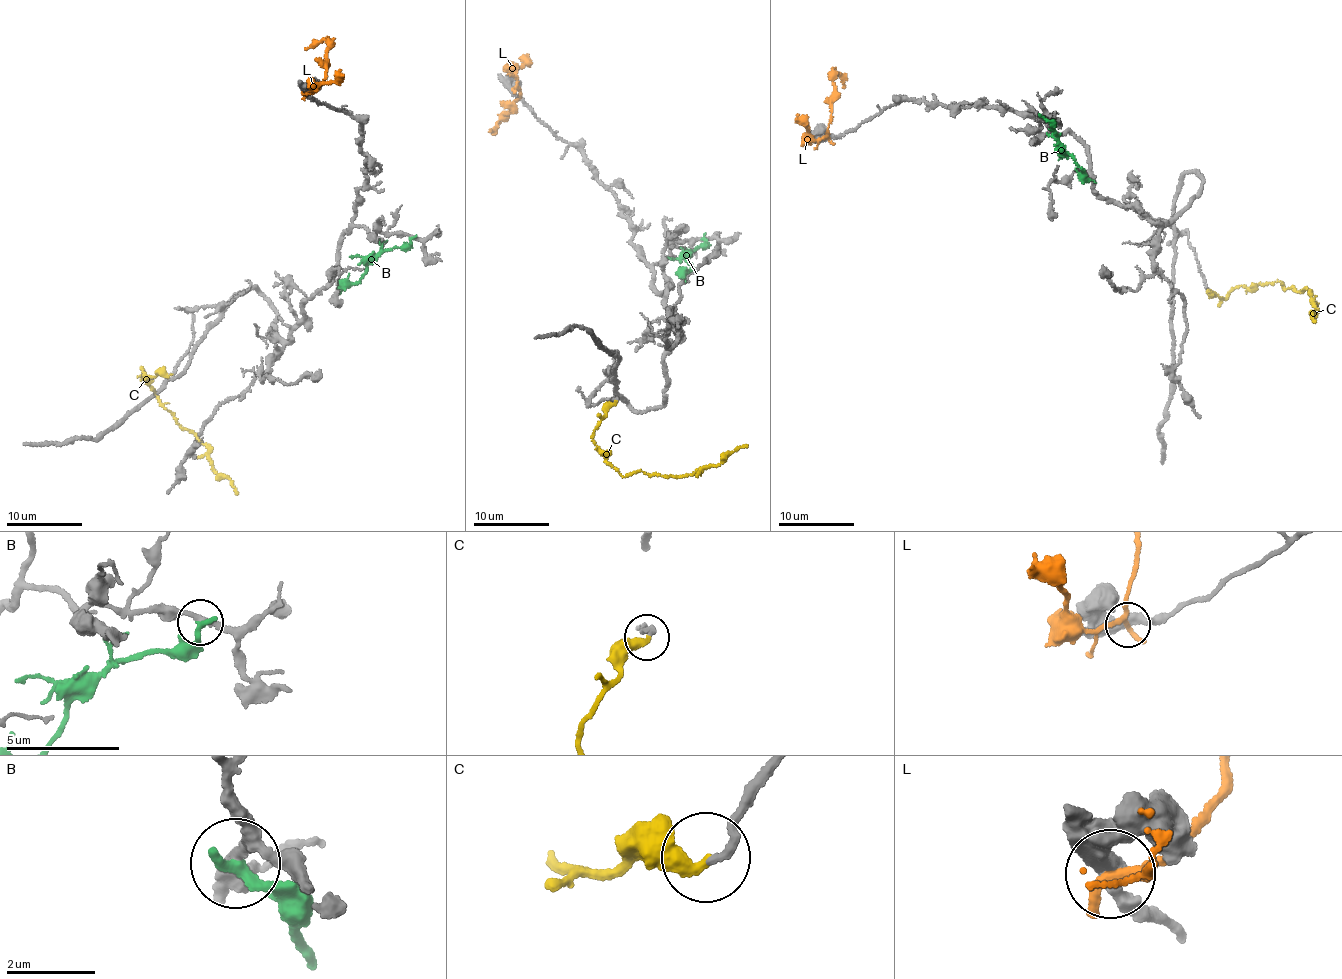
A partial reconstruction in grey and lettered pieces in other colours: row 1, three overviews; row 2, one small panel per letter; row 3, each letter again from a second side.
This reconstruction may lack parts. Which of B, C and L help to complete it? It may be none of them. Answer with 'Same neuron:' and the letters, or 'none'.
Same neuron: C

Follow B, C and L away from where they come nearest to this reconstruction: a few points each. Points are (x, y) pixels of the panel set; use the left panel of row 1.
B: (412, 237), (407, 245), (387, 249), (367, 266), (359, 281), (339, 294)
C: (170, 374), (152, 377), (141, 369), (177, 424), (206, 446), (215, 472), (230, 479), (237, 494)
L: (307, 93), (318, 88), (325, 78), (328, 42), (323, 40), (305, 49)

